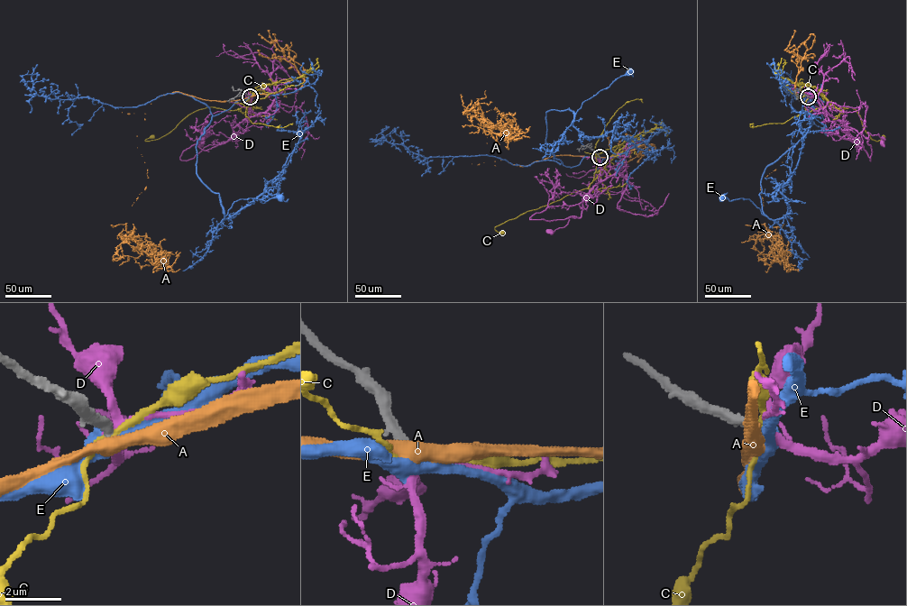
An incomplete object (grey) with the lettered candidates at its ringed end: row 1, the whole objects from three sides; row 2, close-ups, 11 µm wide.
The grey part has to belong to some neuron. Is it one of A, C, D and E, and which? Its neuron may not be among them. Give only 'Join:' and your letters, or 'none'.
Join: D

